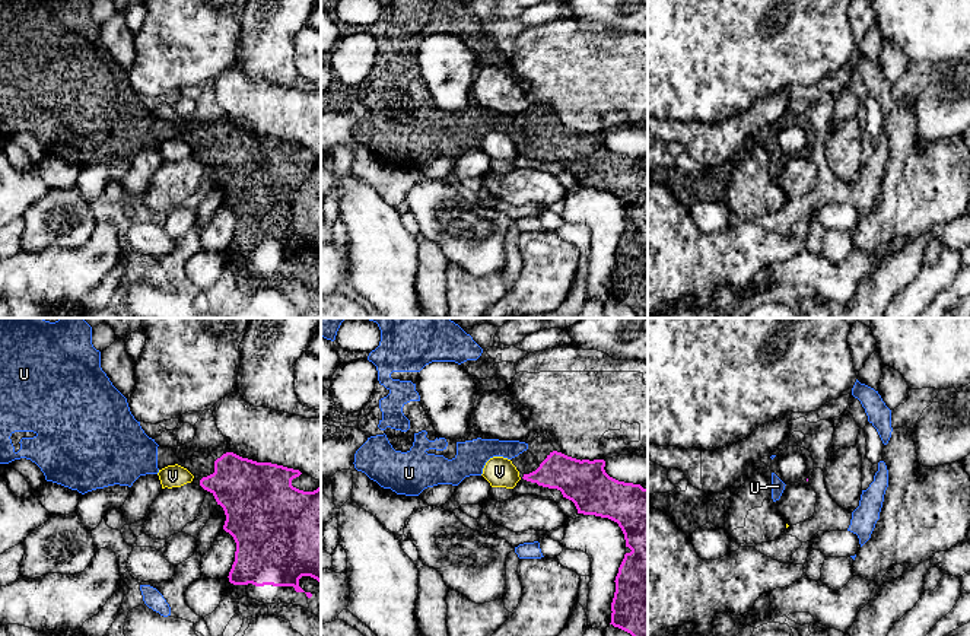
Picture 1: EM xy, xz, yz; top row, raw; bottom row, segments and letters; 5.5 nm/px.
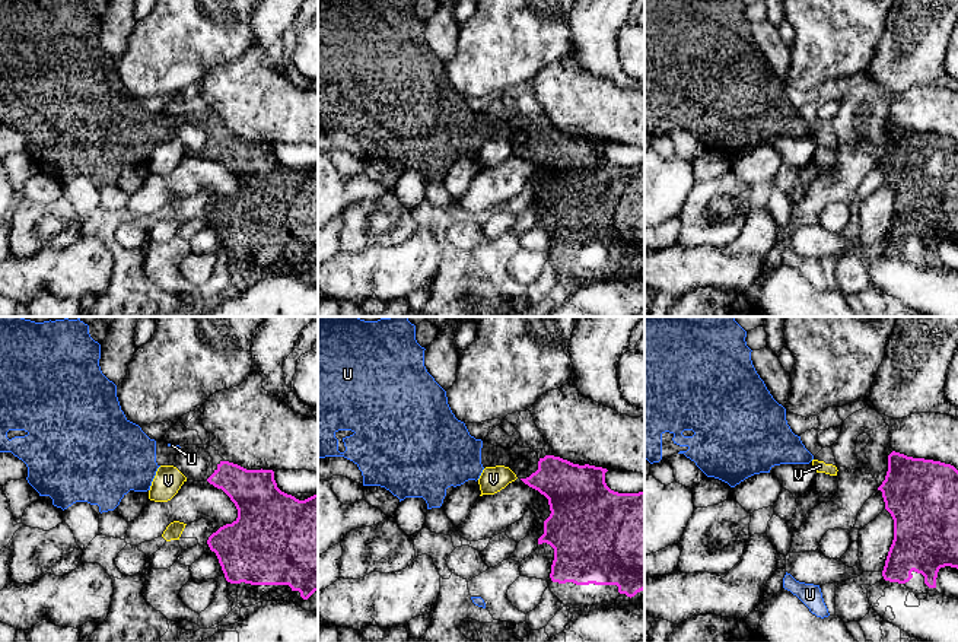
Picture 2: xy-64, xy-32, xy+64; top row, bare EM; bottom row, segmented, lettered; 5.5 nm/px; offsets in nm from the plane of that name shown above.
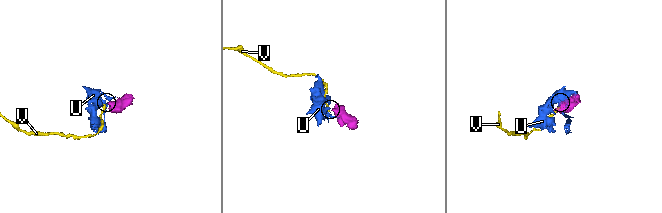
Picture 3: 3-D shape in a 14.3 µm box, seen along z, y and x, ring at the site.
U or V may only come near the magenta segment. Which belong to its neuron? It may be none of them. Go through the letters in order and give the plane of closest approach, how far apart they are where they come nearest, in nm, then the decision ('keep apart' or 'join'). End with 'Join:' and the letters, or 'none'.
U: xz | 110 nm | join
V: xz | 20 nm | keep apart
Join: U

